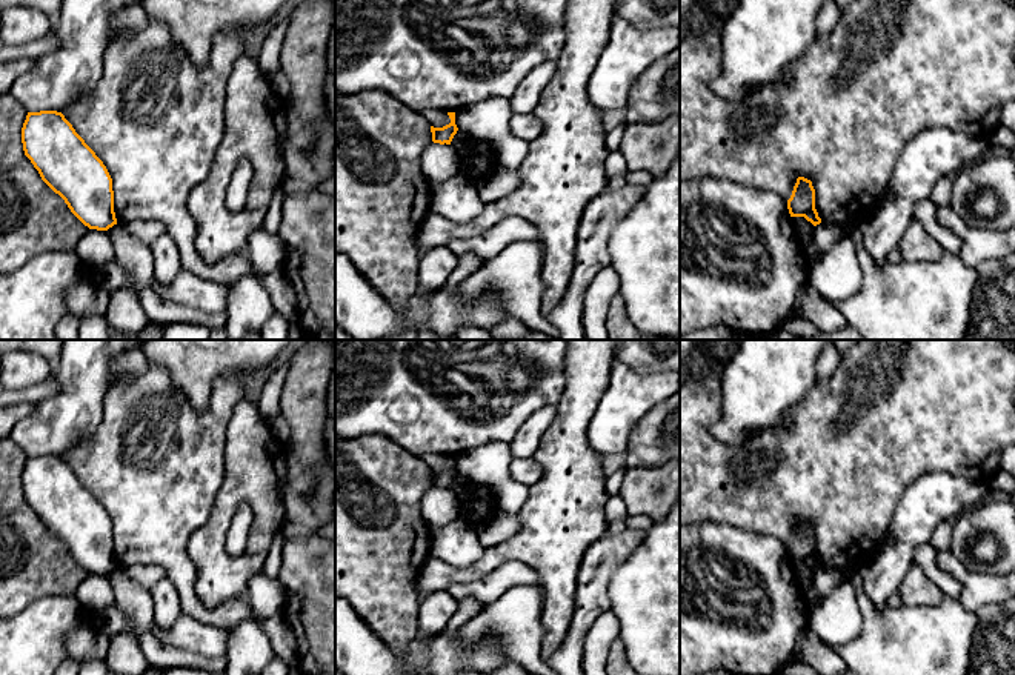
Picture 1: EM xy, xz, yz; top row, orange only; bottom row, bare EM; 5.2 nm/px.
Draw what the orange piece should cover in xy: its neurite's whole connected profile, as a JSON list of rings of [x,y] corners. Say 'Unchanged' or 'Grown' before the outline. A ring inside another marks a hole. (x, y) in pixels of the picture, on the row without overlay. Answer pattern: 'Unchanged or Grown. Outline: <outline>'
Unchanged. Outline: [[[28,457],[22,487],[42,524],[85,570],[108,575],[117,569],[112,523],[62,457]]]

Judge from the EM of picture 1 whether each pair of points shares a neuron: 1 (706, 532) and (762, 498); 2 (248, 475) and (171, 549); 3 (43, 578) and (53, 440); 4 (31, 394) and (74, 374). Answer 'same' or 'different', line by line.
1: different
2: different
3: different
4: different

